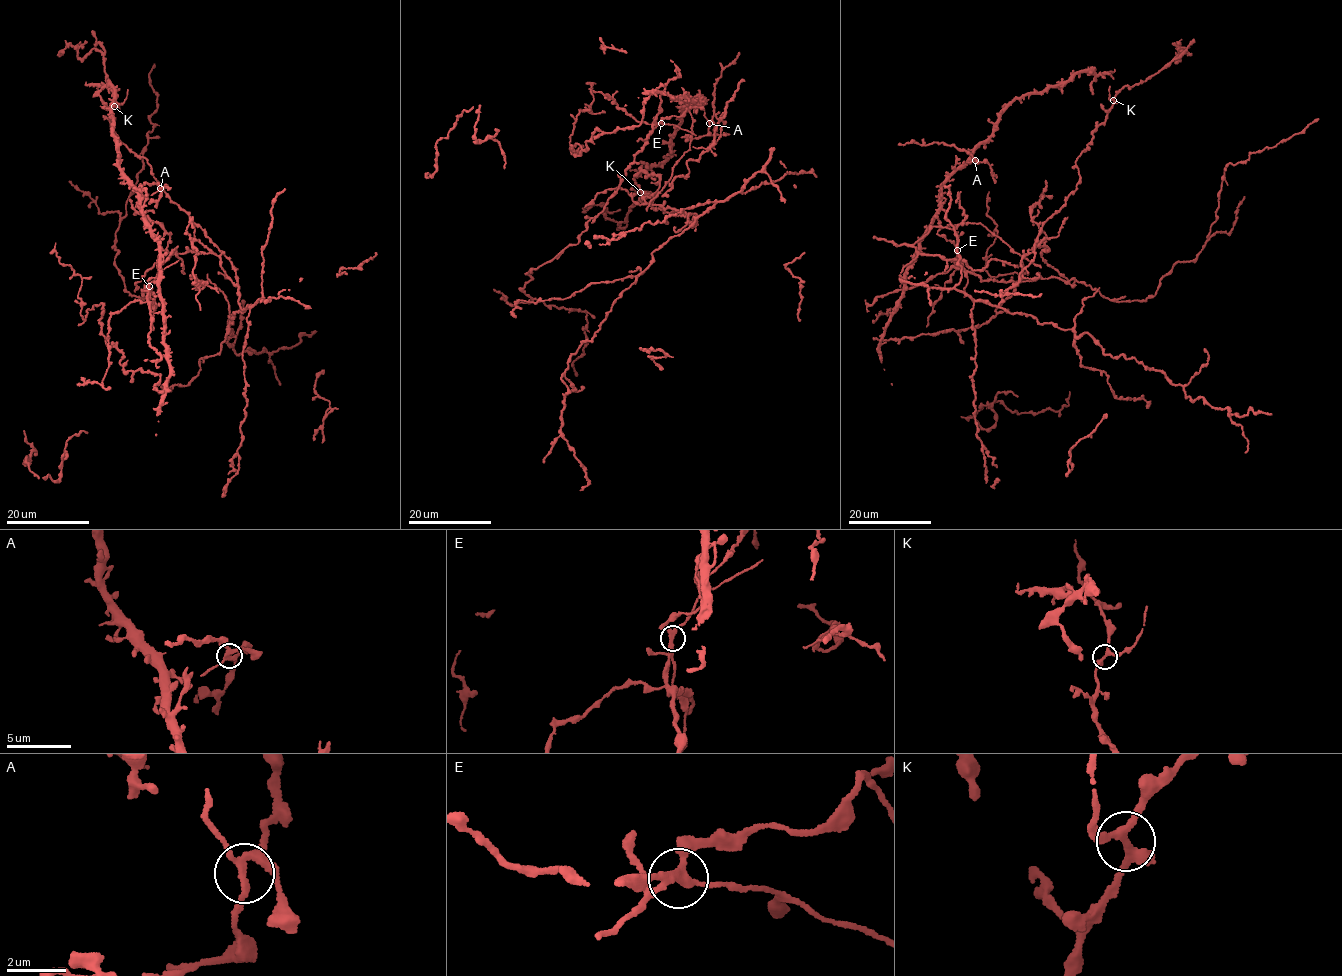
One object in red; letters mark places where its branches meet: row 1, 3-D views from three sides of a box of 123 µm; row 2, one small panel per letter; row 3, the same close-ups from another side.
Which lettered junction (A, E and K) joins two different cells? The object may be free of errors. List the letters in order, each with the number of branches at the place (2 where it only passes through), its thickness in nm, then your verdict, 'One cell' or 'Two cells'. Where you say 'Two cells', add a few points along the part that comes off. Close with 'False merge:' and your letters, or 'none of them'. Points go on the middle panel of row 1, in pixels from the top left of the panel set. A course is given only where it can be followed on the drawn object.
A: Branches: 4. Thickness 240 nm. One cell
E: Branches: 4. Thickness 220 nm. Two cells. Course of the part to remove: (661, 123), (649, 131), (645, 139), (637, 140)
K: Branches: 4. Thickness 240 nm. One cell
False merge: E

